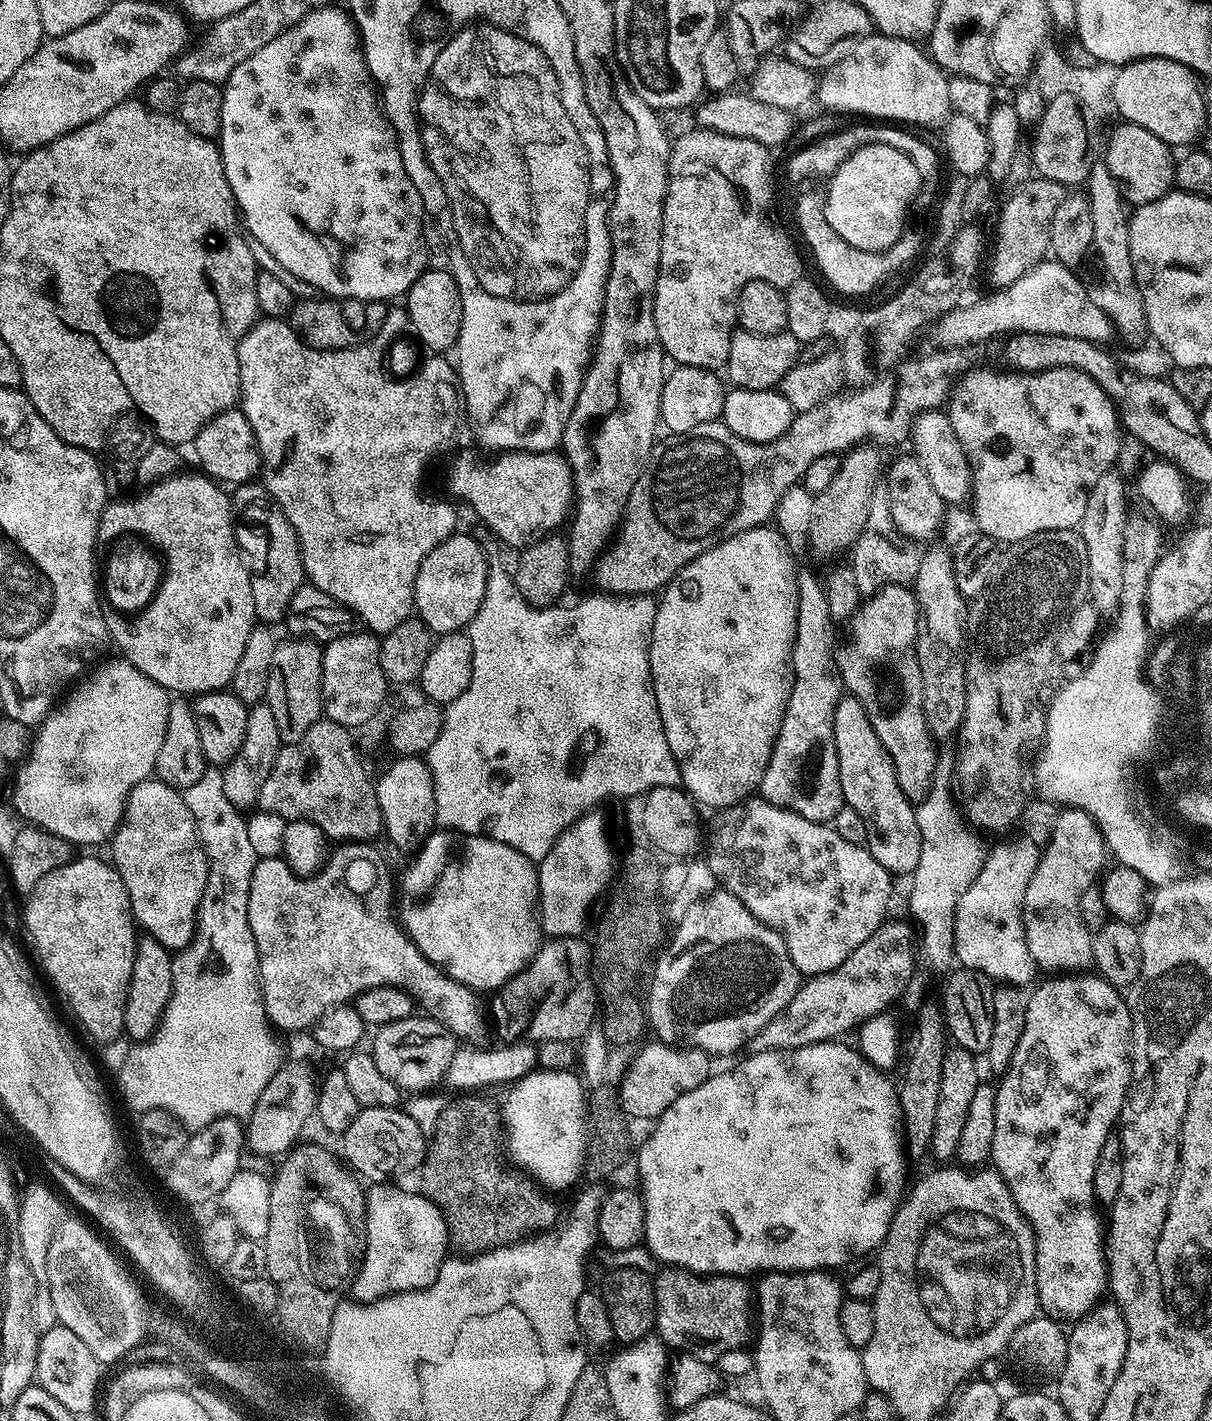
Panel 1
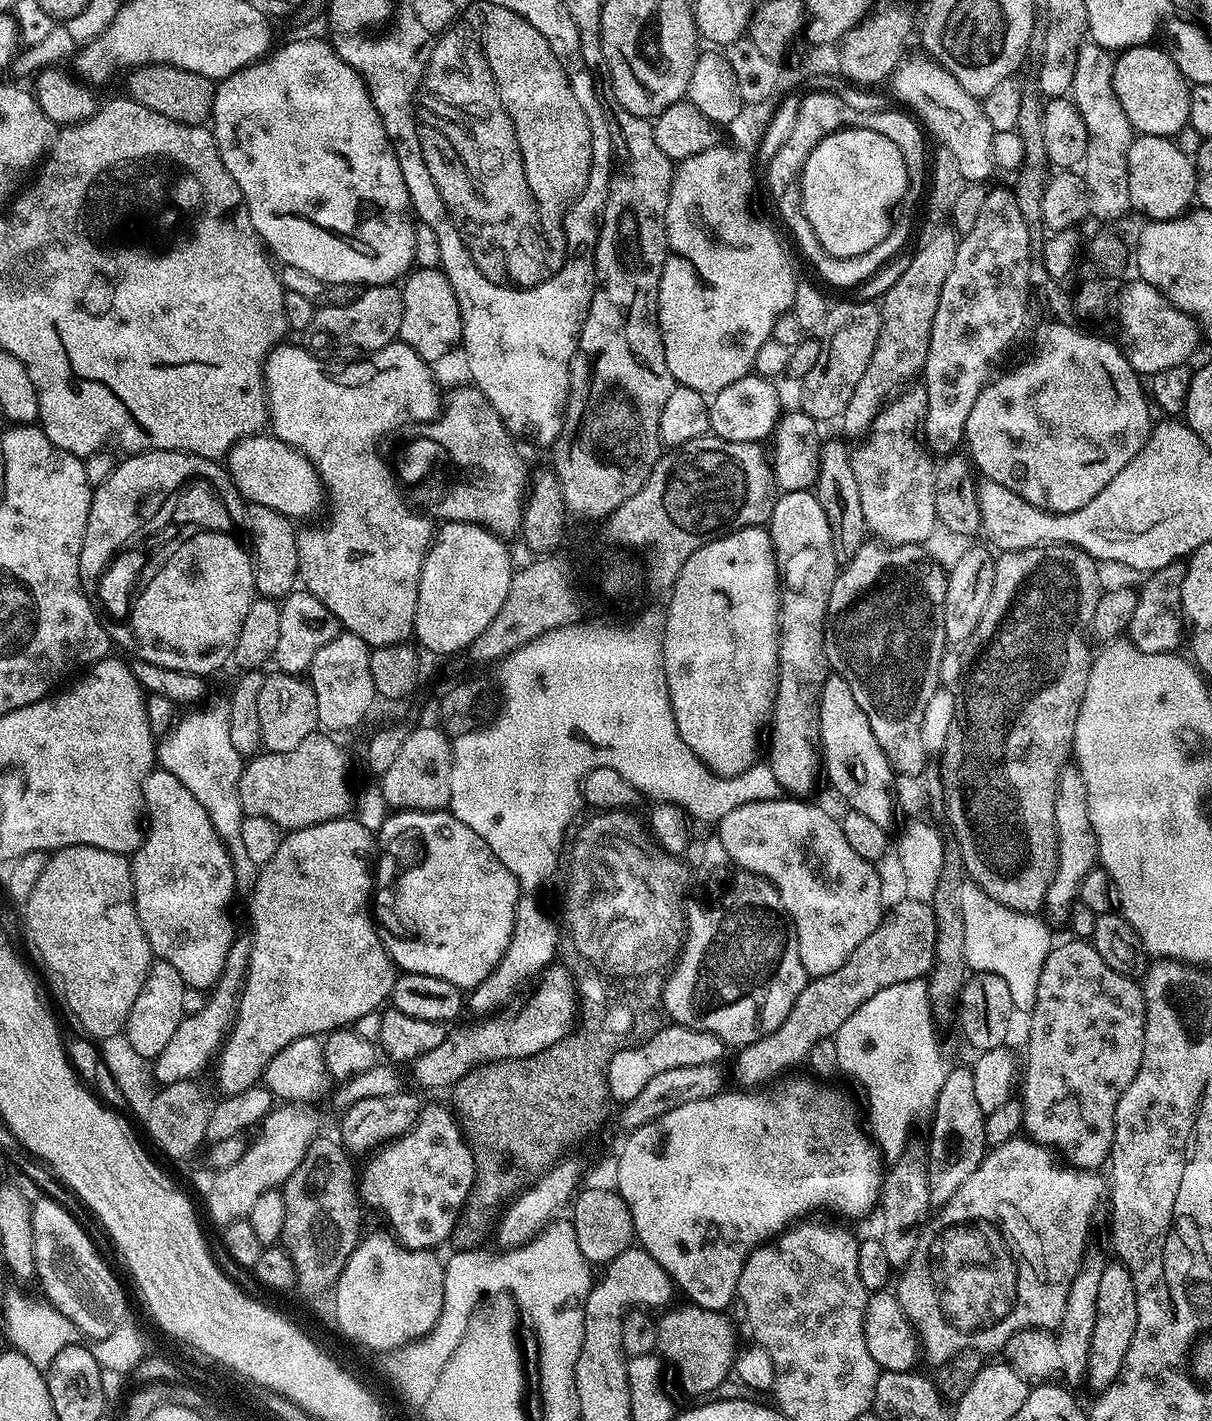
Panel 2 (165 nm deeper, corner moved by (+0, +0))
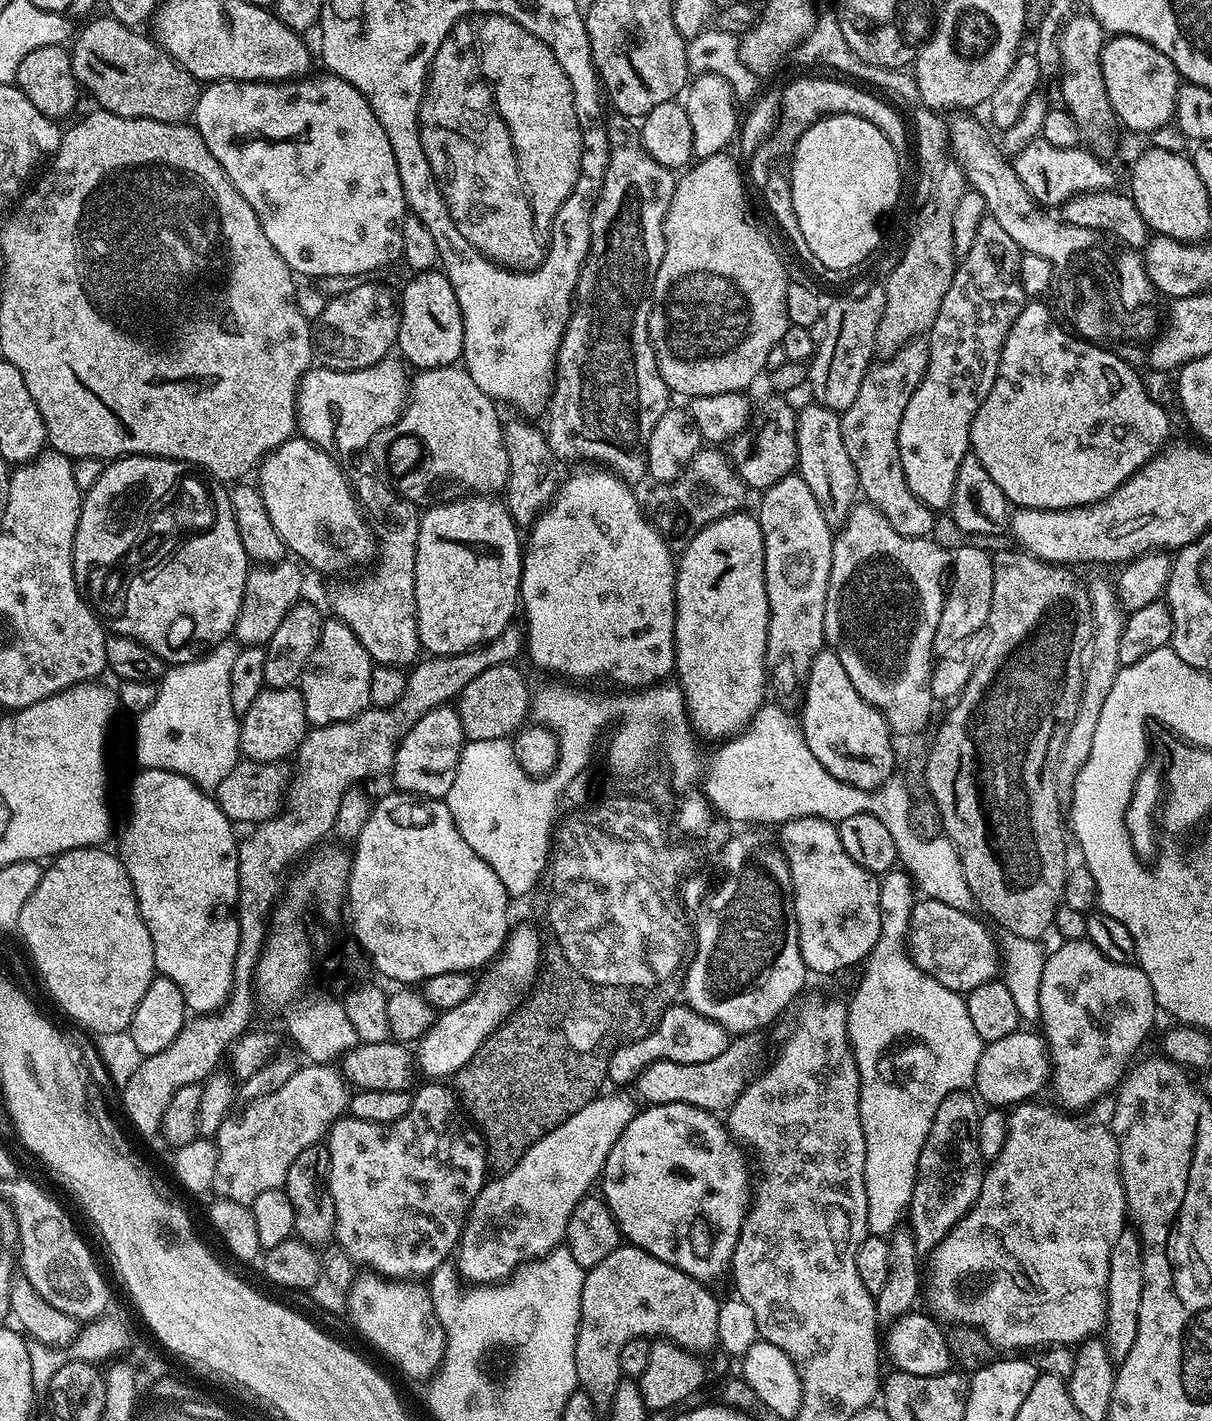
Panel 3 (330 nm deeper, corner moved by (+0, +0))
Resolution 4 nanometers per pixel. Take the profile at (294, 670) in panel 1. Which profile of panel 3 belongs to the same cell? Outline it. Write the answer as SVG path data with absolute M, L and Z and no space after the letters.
M299 687L269 688L254 698L250 710L239 717L240 751L249 760L257 760L263 764L284 762L300 747L310 727L306 718L306 704Z

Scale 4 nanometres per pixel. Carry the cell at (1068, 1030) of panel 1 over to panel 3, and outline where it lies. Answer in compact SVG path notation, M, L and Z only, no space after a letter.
M1086 938L1066 940L1057 945L1053 952L1047 953L1042 970L1039 1021L1044 1024L1042 1035L1052 1062L1051 1087L1056 1087L1056 1096L1065 1109L1080 1110L1076 1108L1094 1103L1099 1096L1106 1095L1108 1091L1111 1093L1123 1081L1133 1063L1132 1055L1156 1024L1158 1005L1150 978L1146 978L1136 964L1110 962L1110 958L1106 958L1102 950Z

